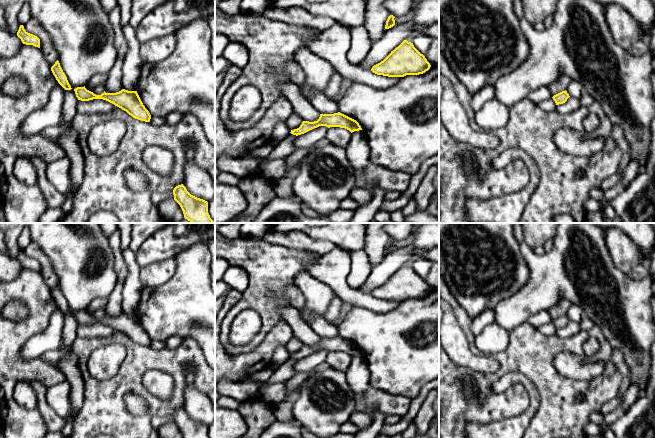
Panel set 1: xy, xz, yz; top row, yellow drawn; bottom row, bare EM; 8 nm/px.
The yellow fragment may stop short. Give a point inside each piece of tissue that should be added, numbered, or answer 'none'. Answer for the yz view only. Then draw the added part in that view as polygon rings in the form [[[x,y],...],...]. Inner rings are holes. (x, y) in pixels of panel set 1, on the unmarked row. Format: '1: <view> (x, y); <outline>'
none

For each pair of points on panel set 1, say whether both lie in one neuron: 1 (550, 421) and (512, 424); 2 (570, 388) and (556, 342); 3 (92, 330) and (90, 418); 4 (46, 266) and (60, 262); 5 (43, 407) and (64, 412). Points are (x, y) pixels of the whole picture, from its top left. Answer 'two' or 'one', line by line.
1: two
2: one
3: two
4: two
5: two

